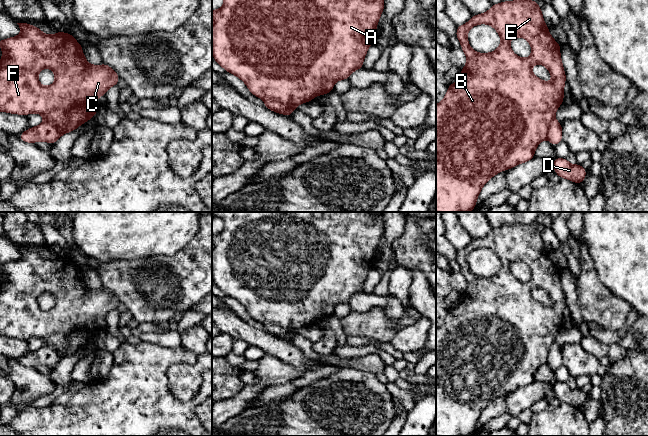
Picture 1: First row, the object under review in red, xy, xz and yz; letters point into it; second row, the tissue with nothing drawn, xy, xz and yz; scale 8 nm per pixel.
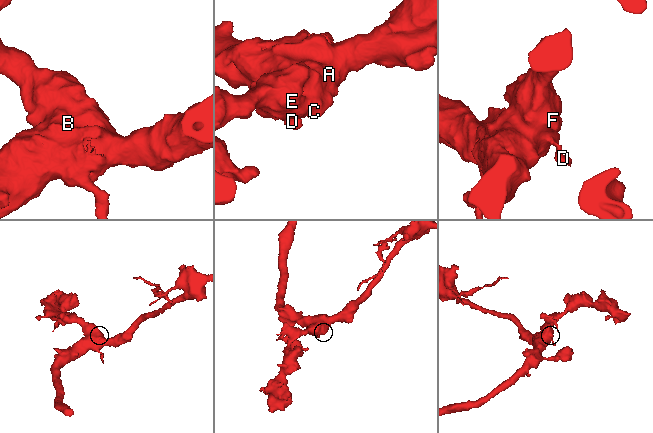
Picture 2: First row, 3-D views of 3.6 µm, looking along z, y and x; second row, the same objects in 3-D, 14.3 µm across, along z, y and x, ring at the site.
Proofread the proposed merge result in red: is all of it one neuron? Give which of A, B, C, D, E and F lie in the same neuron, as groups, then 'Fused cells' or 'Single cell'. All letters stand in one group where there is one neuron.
Groups: A B C E F / D. Fused cells

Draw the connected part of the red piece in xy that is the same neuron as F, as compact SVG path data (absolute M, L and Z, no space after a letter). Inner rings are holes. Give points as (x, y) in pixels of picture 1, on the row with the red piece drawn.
M27 23L17 24L21 34L0 41L0 48L3 50L0 59L0 112L18 115L38 113L44 117L44 121L55 123L63 134L74 131L96 115L96 98L105 96L110 87L117 85L120 80L118 74L104 63L98 66L89 64L82 51L82 45L69 32L48 35L36 26ZM44 68L51 69L55 74L55 82L46 87L38 80L38 73Z

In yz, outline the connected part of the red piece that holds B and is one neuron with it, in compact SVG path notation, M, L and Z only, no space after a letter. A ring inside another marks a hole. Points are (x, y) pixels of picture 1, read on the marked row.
M514 0L504 1L499 4L492 4L492 7L486 13L473 15L467 23L457 26L455 36L458 38L461 44L461 49L466 55L467 62L460 72L459 79L455 83L449 84L444 99L436 105L436 212L471 212L476 207L477 198L481 189L490 178L494 177L503 170L509 170L518 164L530 161L535 156L535 150L537 146L541 141L547 138L550 123L554 119L555 113L559 106L563 104L563 97L565 94L564 84L566 83L566 74L560 55L561 45L557 43L549 33L549 29L546 26L542 16L542 9L538 6L536 0ZM478 24L491 25L498 32L501 38L501 43L495 51L490 53L478 53L470 47L467 33L472 27ZM514 37L522 37L530 43L532 50L530 57L521 58L512 51L510 47L510 40ZM534 64L544 65L549 70L552 76L552 81L545 82L542 79L536 77L532 73L532 66Z

